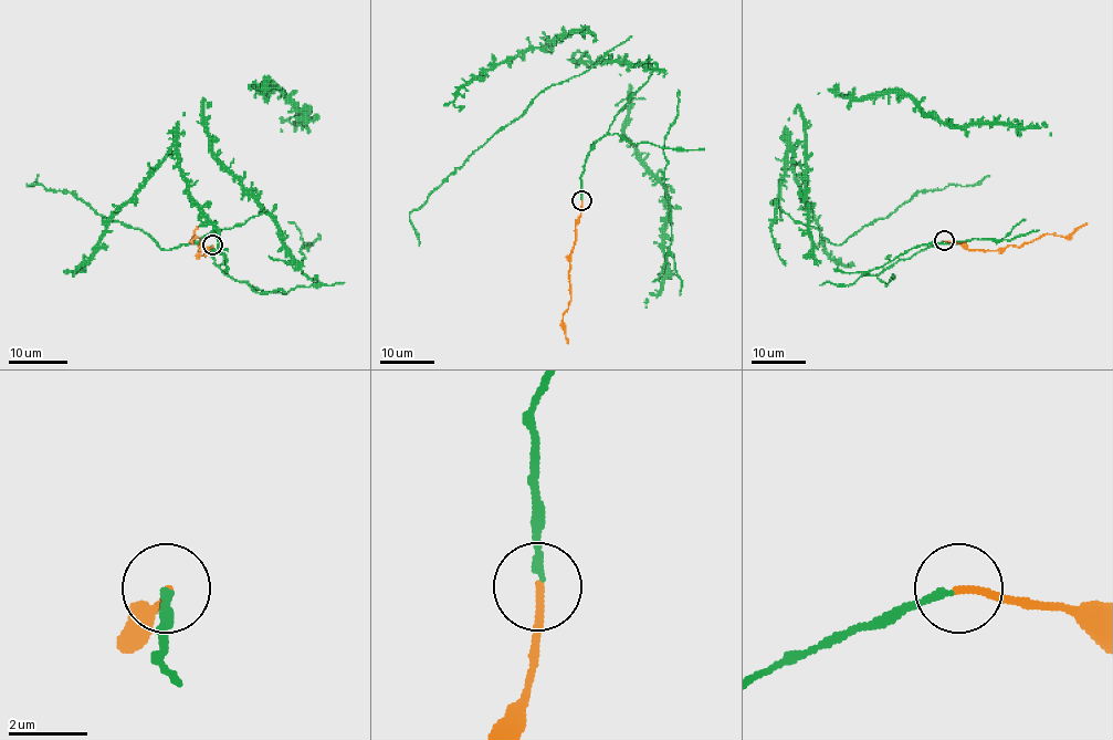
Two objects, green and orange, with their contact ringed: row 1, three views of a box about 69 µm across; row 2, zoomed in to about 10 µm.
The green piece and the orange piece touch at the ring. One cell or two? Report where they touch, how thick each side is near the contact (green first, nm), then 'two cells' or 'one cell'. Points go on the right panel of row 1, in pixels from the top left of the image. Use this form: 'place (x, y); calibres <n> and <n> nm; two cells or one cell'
place (944, 240); calibres 180 and 180 nm; one cell

